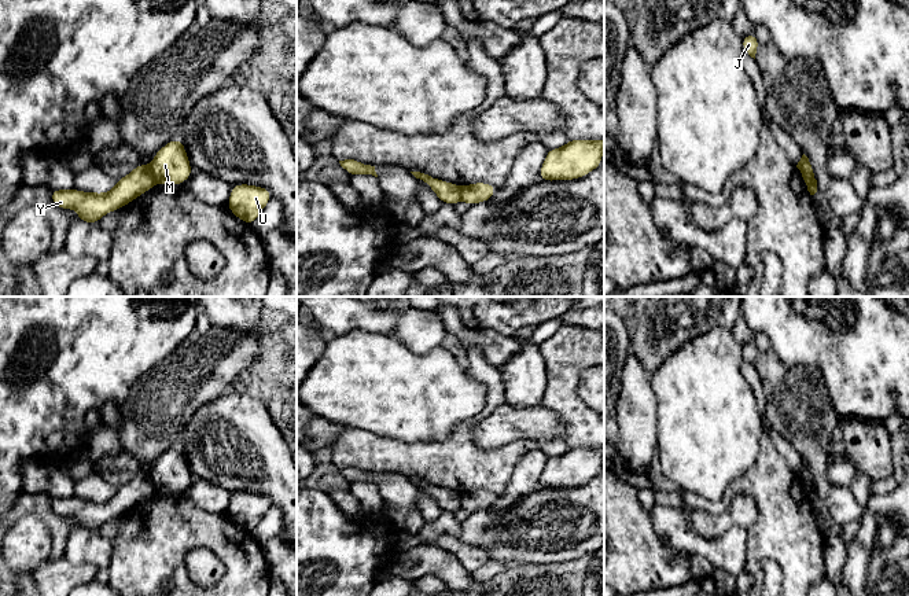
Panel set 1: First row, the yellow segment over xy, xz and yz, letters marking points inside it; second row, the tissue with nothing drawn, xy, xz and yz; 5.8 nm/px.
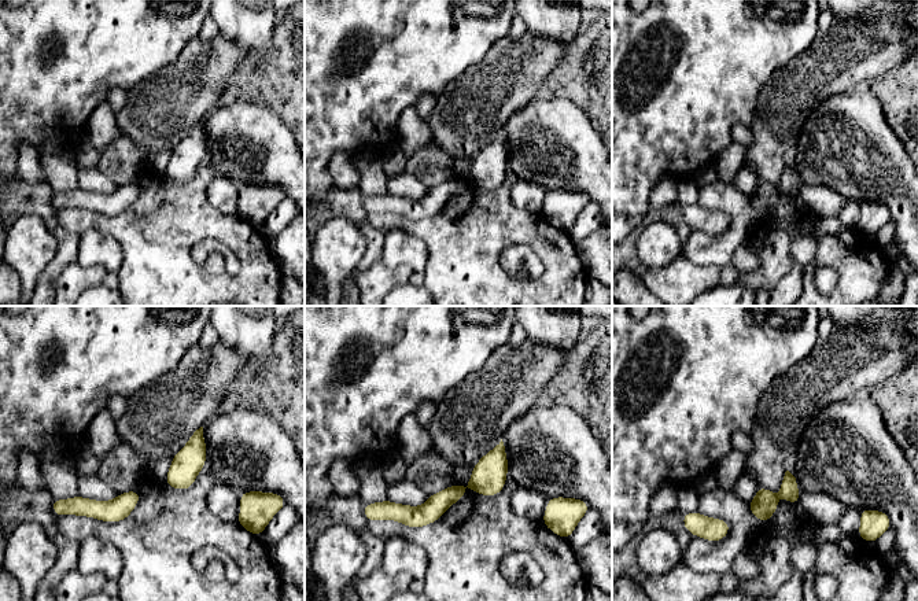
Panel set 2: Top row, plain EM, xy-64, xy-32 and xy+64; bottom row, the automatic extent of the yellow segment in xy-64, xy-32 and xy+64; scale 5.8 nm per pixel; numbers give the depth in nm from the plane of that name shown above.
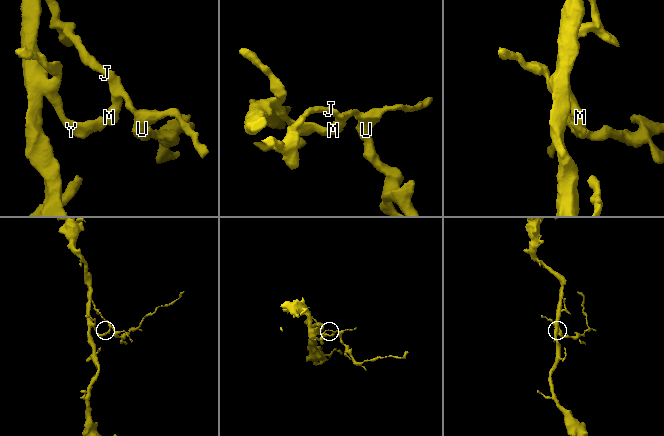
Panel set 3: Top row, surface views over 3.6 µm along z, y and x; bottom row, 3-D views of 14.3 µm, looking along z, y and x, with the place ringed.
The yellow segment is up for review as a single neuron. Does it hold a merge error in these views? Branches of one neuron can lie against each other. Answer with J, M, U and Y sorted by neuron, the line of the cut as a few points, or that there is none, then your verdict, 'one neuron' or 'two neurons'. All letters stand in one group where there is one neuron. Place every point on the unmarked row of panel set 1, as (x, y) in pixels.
groups J M U / Y; cut xy (148, 474), (157, 489); two neurons

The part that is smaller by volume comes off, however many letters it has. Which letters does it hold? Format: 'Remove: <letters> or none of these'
Remove: J, M, U

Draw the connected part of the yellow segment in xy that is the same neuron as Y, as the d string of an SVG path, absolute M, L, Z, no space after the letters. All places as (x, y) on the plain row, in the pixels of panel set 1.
M139 471L129 482L117 488L108 500L84 500L80 497L51 497L52 511L58 516L74 516L78 529L96 531L110 519L125 515L157 492L150 477Z

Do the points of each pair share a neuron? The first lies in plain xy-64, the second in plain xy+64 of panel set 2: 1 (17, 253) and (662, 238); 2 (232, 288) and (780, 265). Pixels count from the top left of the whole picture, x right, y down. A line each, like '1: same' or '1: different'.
1: same
2: same

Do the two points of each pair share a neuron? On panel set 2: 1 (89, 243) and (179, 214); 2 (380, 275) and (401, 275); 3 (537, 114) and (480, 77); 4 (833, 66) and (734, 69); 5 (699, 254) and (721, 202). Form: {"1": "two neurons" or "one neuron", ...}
{"1": "two neurons", "2": "one neuron", "3": "two neurons", "4": "two neurons", "5": "one neuron"}

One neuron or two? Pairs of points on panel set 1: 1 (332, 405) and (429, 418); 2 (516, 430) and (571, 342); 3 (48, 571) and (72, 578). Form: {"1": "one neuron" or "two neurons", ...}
{"1": "one neuron", "2": "two neurons", "3": "one neuron"}

